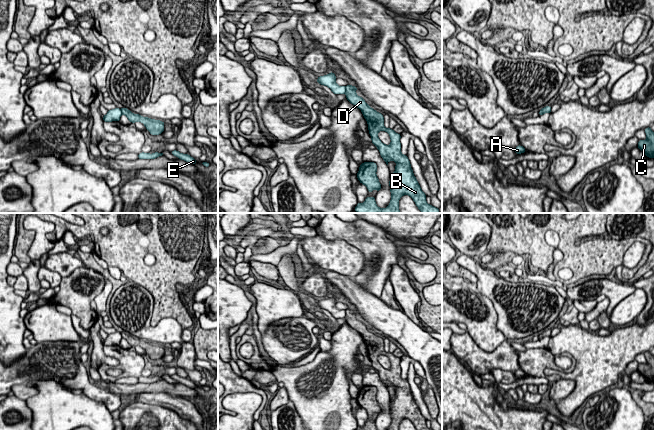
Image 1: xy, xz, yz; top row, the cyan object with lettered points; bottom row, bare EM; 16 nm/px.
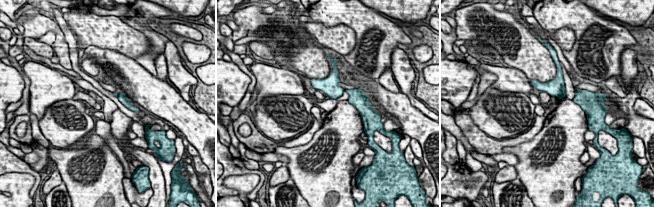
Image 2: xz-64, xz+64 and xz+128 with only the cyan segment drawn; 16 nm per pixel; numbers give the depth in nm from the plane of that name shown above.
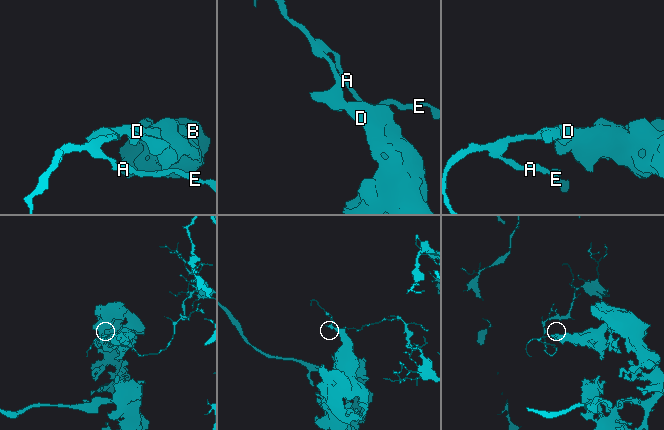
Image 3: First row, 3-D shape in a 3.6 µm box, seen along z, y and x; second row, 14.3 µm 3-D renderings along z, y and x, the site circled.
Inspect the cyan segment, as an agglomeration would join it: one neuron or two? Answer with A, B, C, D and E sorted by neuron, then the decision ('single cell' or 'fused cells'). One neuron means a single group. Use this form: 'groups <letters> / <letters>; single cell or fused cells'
groups A E / B C D; fused cells

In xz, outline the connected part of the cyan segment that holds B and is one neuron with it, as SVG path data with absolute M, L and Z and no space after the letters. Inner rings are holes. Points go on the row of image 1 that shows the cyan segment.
M347 85L345 87L346 99L361 110L367 121L372 144L377 147L387 165L389 161L396 163L394 173L390 173L389 186L392 196L389 205L382 209L376 205L375 197L369 196L363 203L358 202L354 211L357 213L400 213L399 200L403 195L409 195L422 213L439 213L439 208L427 203L426 194L421 190L414 176L407 155L401 153L401 134L384 126L384 115L371 108L362 97L356 94L356 86ZM379 131L389 134L391 140L389 145L385 145L378 138Z

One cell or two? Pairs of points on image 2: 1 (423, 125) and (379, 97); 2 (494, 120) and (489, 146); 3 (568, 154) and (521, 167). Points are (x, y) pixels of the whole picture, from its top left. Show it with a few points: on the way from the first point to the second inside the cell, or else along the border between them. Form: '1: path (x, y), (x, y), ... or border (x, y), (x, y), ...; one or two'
1: path (412, 119), (397, 104), (390, 102); one
2: border (473, 121), (490, 136), (499, 139), (515, 136); two
3: path (556, 162), (548, 168), (533, 169); one

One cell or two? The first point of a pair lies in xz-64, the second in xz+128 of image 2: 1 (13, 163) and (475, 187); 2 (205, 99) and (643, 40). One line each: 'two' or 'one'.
1: one
2: one

